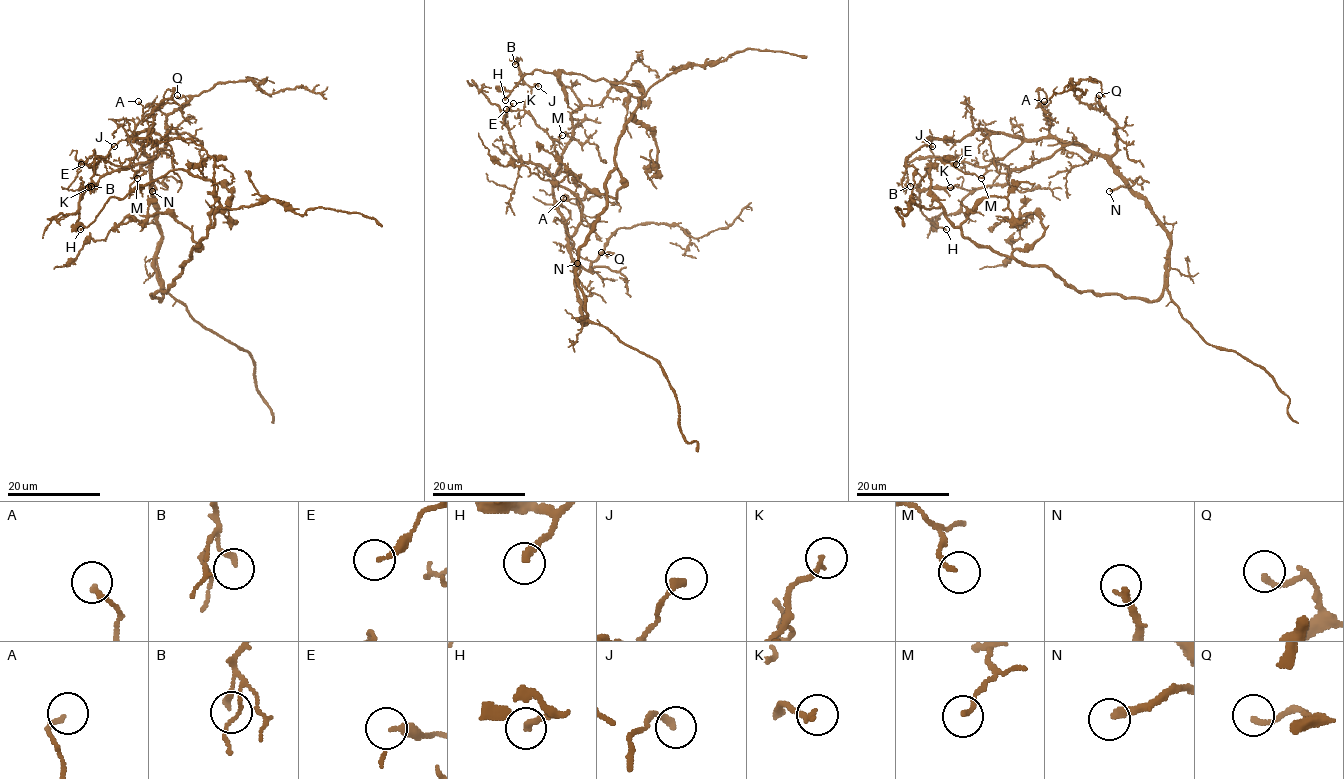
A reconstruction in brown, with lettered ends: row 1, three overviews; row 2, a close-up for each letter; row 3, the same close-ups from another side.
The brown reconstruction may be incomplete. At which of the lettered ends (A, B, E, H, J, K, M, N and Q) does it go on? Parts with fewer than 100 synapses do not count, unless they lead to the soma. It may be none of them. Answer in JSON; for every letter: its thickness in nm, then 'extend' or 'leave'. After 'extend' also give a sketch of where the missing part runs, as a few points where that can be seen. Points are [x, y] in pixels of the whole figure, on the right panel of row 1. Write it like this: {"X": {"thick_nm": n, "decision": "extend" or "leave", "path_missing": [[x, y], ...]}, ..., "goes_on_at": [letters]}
{"A": {"thick_nm": 170, "decision": "leave"}, "B": {"thick_nm": 200, "decision": "leave"}, "E": {"thick_nm": 240, "decision": "leave"}, "H": {"thick_nm": 220, "decision": "leave"}, "J": {"thick_nm": 280, "decision": "leave"}, "K": {"thick_nm": 200, "decision": "leave"}, "M": {"thick_nm": 150, "decision": "leave"}, "N": {"thick_nm": 240, "decision": "extend", "path_missing": [[1109, 191], [1097, 234], [1102, 262], [1127, 282], [1144, 307], [1145, 334]]}, "Q": {"thick_nm": 190, "decision": "leave"}, "goes_on_at": ["N"]}

